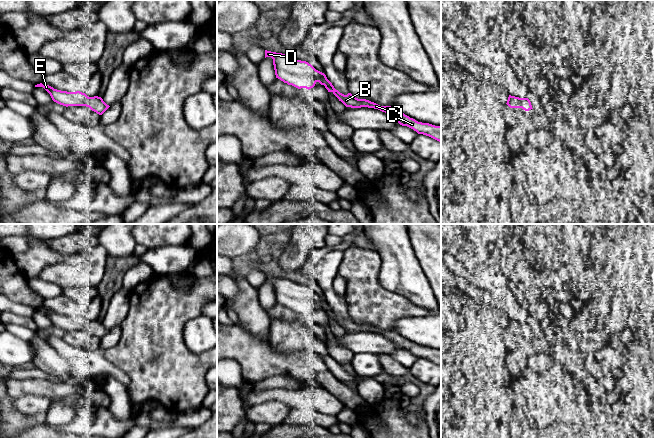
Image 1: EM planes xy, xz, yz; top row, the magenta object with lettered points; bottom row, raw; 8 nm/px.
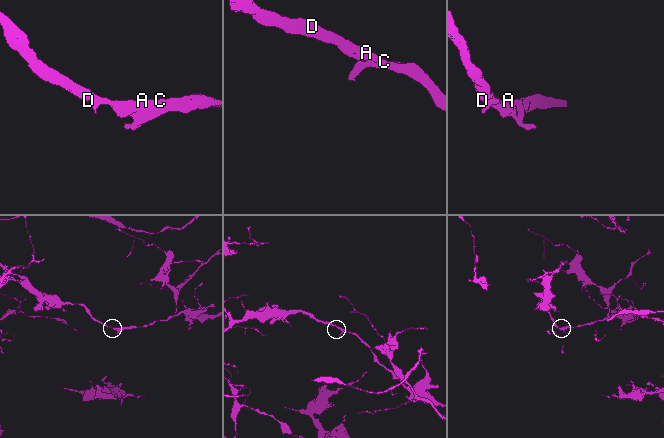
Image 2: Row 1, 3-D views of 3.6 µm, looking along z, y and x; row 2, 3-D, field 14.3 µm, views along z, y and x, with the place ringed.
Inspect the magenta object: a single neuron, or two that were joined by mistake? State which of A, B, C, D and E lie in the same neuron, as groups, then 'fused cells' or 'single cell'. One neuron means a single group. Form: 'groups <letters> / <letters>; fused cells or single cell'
groups A B C D E; single cell

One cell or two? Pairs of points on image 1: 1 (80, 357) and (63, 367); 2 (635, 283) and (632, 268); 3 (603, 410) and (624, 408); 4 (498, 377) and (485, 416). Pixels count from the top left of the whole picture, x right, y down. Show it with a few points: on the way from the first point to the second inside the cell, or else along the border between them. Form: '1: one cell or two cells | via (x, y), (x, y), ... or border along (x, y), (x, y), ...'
1: two cells | border along (52, 347), (70, 363)
2: one cell | via (632, 279), (632, 272)
3: two cells | border along (611, 405), (611, 416), (603, 423), (592, 424)
4: one cell | via (493, 387), (488, 392), (488, 406)

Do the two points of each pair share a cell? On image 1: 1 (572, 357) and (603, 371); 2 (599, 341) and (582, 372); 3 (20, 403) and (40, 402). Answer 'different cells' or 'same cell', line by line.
1: different cells
2: different cells
3: same cell

